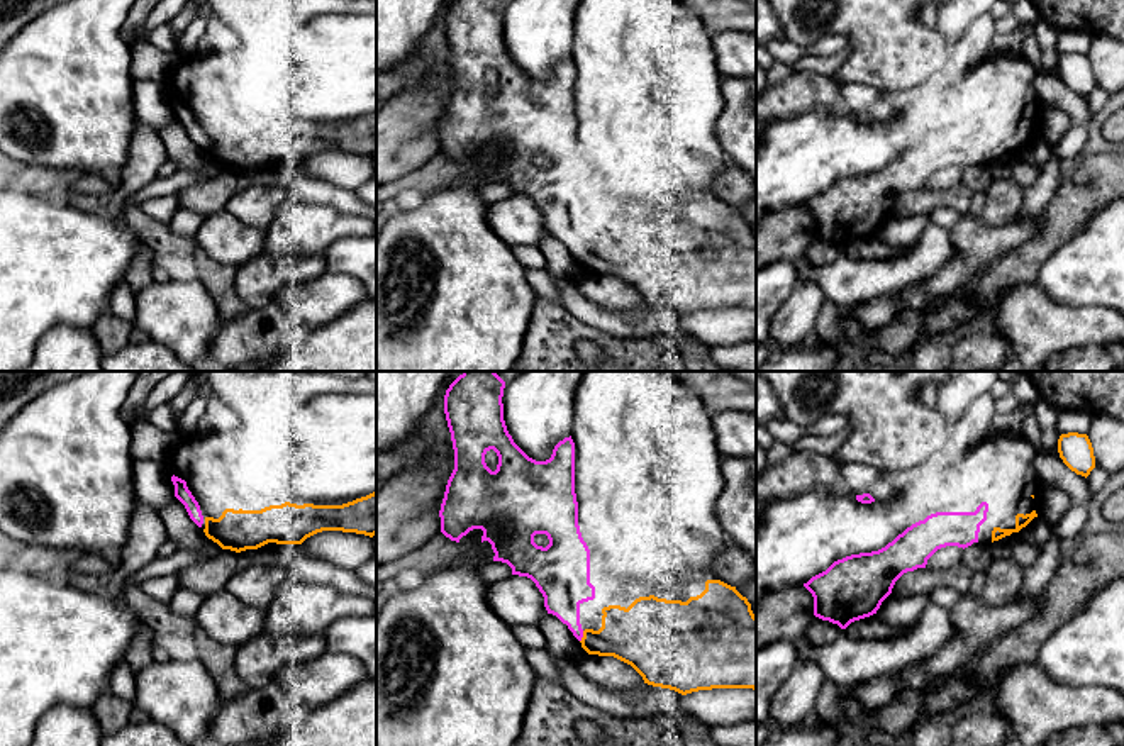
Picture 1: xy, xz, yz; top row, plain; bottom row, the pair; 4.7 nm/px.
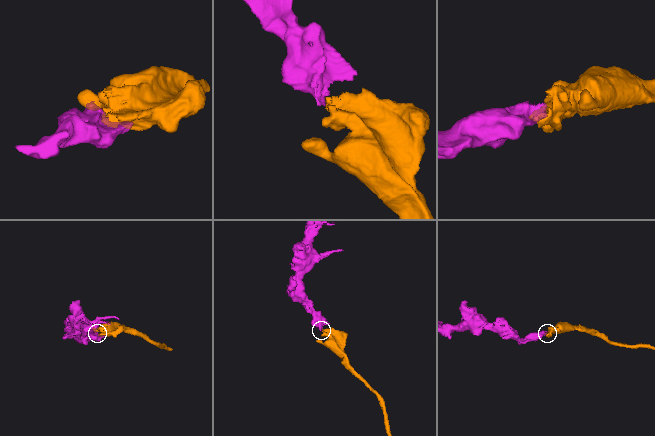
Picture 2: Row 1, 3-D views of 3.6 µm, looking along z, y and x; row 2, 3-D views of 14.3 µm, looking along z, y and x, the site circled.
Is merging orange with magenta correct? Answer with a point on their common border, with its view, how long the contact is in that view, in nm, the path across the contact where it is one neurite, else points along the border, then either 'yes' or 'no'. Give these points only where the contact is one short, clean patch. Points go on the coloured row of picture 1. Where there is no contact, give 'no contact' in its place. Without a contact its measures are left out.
contact xz (584, 636); length 60 nm; way xz (636, 634), (584, 636), (565, 606), (565, 587); yes

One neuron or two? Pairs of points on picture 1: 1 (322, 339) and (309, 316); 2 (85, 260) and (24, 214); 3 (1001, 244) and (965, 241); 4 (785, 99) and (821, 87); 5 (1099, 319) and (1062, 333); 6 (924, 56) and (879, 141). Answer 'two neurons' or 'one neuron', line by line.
1: two neurons
2: one neuron
3: one neuron
4: one neuron
5: one neuron
6: two neurons

